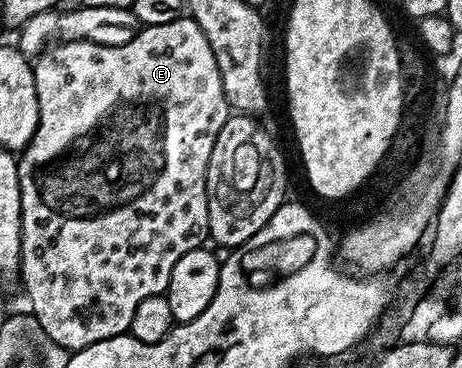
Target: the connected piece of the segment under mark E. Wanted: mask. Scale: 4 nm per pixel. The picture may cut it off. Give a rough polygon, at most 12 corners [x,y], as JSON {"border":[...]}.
{"border":[[191,17],[34,63],[20,270],[69,352],[204,247]]}

